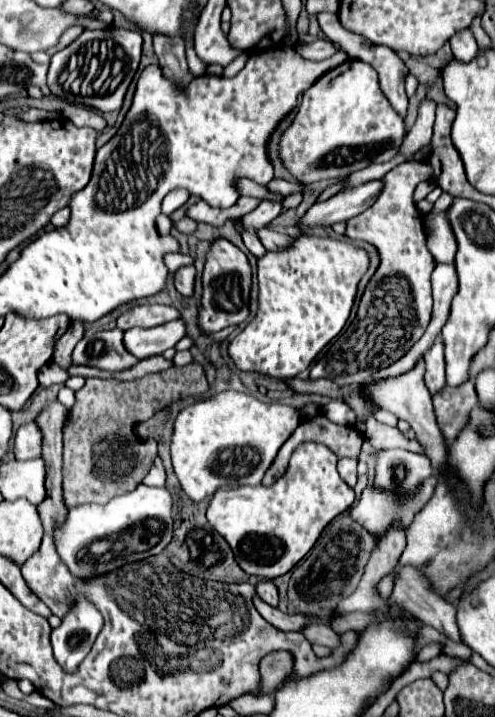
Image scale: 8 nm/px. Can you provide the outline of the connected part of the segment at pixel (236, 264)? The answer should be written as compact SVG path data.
M227 239L213 241L203 271L203 305L199 323L205 333L217 333L229 325L239 325L249 317L249 293L251 293L251 265L247 255Z

